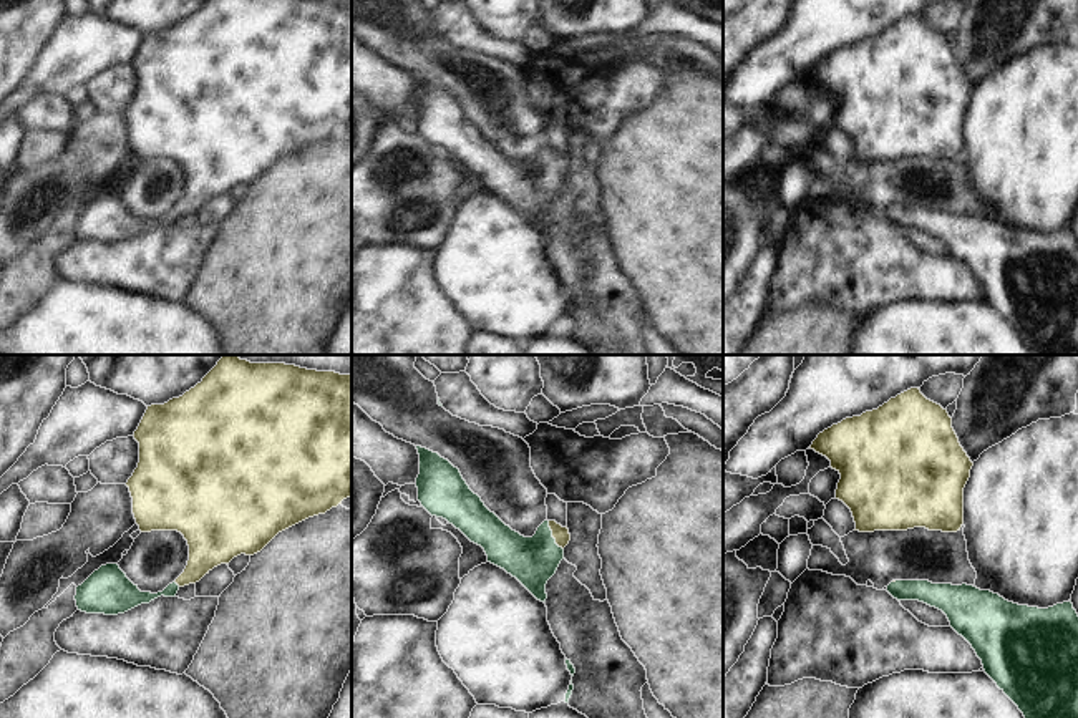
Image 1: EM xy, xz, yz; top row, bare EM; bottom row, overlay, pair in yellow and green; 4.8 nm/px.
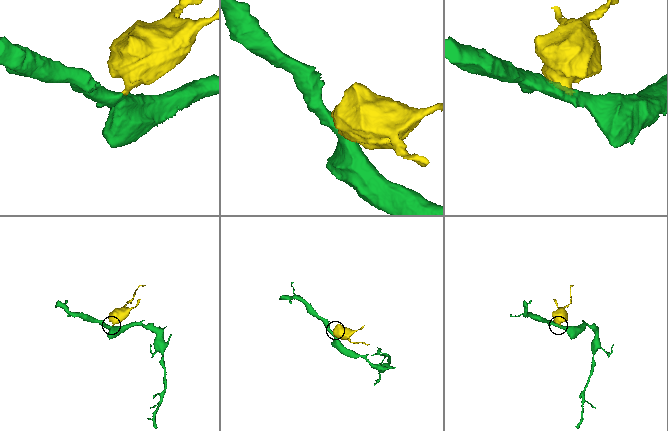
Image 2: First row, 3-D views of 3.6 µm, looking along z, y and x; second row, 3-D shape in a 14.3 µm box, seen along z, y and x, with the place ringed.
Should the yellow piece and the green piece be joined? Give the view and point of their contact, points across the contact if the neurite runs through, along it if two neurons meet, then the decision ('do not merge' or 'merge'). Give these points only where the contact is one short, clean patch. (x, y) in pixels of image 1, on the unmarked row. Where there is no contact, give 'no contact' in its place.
contact xz (553, 164); way xz (561, 163), (553, 164), (533, 189); merge

